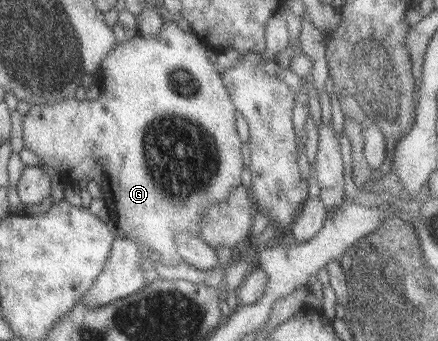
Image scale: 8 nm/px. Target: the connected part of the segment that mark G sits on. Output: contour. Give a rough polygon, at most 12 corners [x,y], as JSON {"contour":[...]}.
{"contour":[[165,19],[116,42],[97,99],[31,104],[23,149],[108,217],[174,234],[239,186],[236,112]]}

